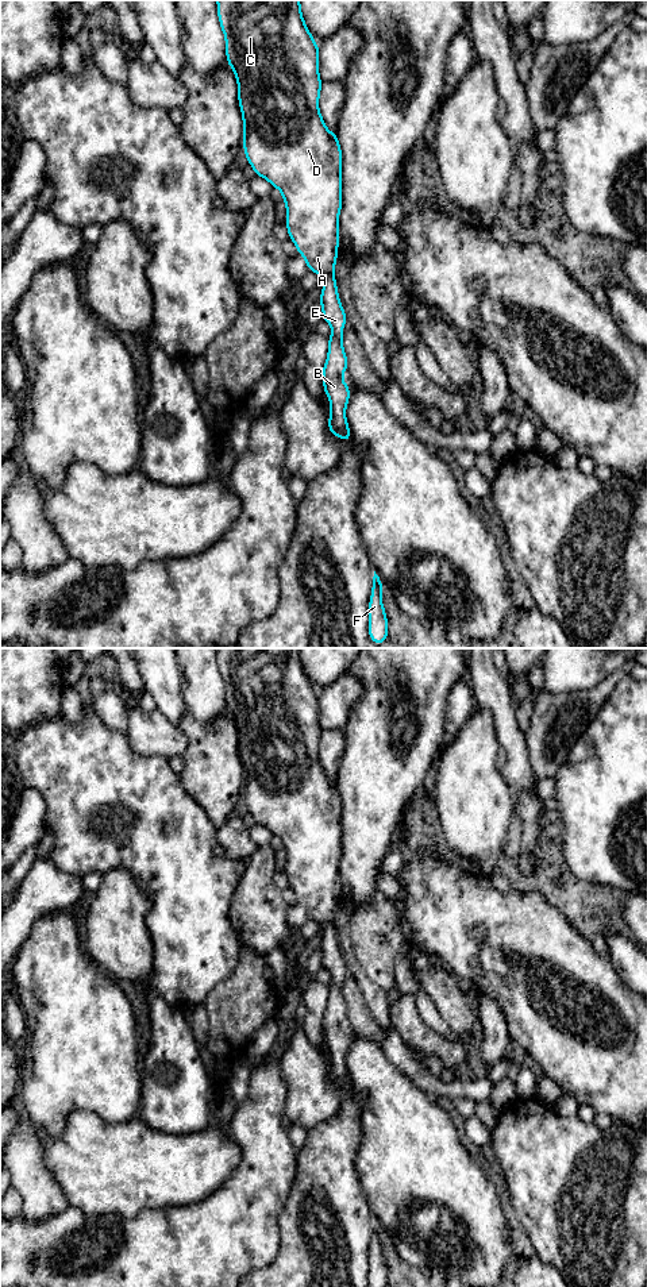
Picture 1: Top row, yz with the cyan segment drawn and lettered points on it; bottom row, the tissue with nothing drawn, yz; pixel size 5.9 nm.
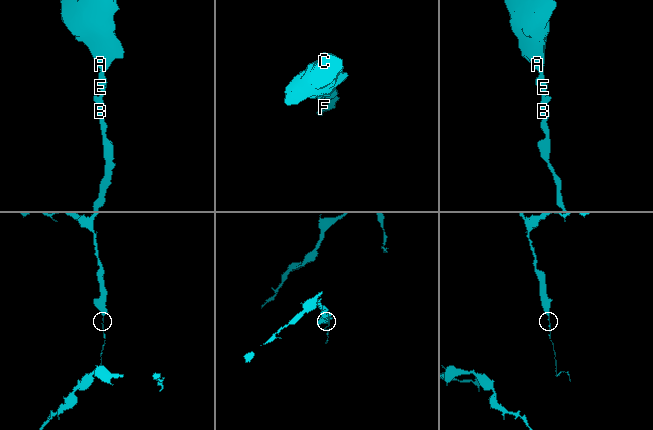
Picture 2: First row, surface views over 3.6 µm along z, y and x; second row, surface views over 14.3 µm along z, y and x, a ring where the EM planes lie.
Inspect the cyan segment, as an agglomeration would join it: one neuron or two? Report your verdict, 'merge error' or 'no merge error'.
no merge error

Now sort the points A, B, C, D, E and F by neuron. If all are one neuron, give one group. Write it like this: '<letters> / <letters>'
A B C D E F

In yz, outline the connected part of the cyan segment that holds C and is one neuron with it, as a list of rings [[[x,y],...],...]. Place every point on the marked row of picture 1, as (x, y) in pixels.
[[[216,0],[217,18],[226,36],[227,63],[238,81],[243,117],[243,149],[255,176],[278,188],[286,204],[289,239],[307,261],[308,270],[326,278],[321,294],[324,321],[332,327],[328,357],[323,367],[323,386],[331,401],[328,429],[347,442],[346,420],[350,388],[342,379],[347,357],[342,344],[346,313],[338,296],[335,261],[342,209],[342,150],[338,135],[324,124],[319,111],[323,82],[319,76],[319,46],[301,15],[300,0]]]

